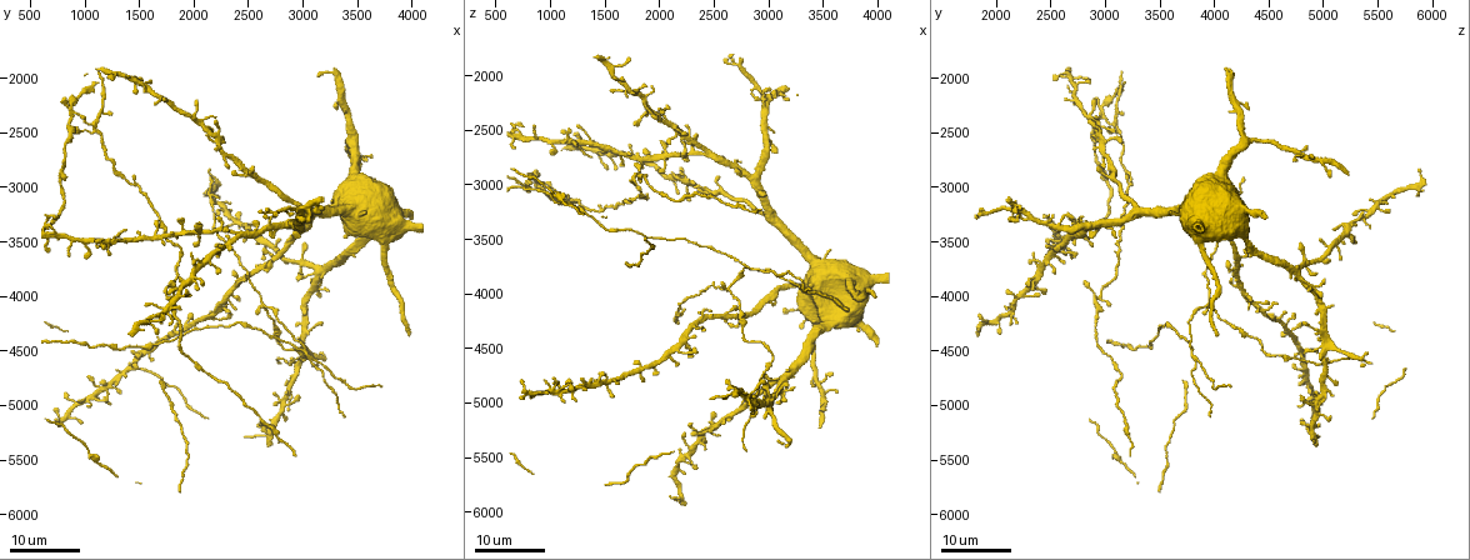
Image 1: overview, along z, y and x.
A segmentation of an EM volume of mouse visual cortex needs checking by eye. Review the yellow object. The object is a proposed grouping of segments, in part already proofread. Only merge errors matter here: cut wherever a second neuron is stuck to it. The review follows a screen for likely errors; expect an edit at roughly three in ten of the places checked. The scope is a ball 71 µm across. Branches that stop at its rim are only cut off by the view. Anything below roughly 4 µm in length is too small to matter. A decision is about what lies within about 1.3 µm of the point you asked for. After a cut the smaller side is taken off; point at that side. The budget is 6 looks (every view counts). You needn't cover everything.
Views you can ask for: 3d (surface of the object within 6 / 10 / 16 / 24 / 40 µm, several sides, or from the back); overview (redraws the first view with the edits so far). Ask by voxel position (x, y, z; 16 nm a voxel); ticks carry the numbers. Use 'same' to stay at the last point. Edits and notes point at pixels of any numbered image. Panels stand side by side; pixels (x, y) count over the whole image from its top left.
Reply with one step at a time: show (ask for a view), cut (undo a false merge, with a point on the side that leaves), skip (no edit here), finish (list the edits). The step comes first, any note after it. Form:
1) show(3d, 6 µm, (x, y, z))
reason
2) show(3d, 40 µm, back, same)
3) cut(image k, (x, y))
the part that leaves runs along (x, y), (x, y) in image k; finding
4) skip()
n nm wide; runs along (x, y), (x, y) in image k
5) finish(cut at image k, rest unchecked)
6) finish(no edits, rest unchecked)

show(3d, 24 µm, (3020, 4500, 3820))
two arms in line, one across

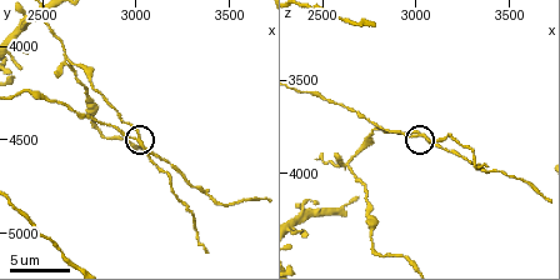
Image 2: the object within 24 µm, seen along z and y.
show(3d, 6 µm, (3000, 4500, 3800))

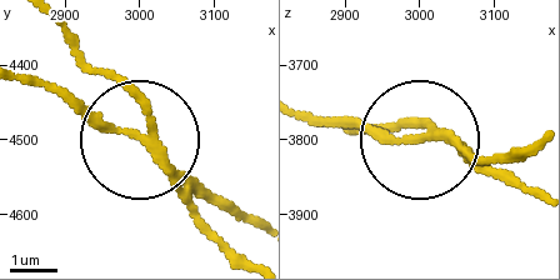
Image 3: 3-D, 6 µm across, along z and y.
cut(image 3, (208, 226))
3 arms; the part that leaves runs along (169, 165), (145, 110), (61, 26) in image 3; a second neuron is stuck on

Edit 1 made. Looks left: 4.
show(3d, 24 µm, (3000, 4500, 5040))
three-way junction

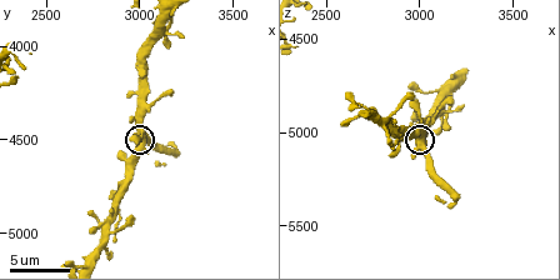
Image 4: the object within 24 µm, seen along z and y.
show(3d, 10 µm, same)

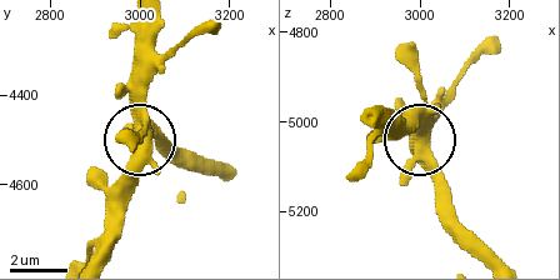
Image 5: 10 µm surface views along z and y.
skip()
continuous, no second neuron

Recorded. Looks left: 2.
show(3d, 16 µm, (640, 3340, 2520))
three-way junction

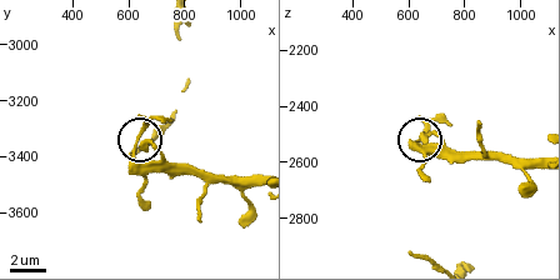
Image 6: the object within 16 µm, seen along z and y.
show(3d, 6 µm, same)
closer look

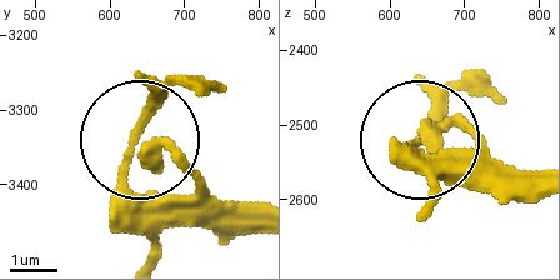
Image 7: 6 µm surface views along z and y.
skip()
runs along (259, 235), (144, 139), (164, 91), (195, 80) in image 7; one neuron here

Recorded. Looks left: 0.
finish(cut at image 3, rest unchecked)

